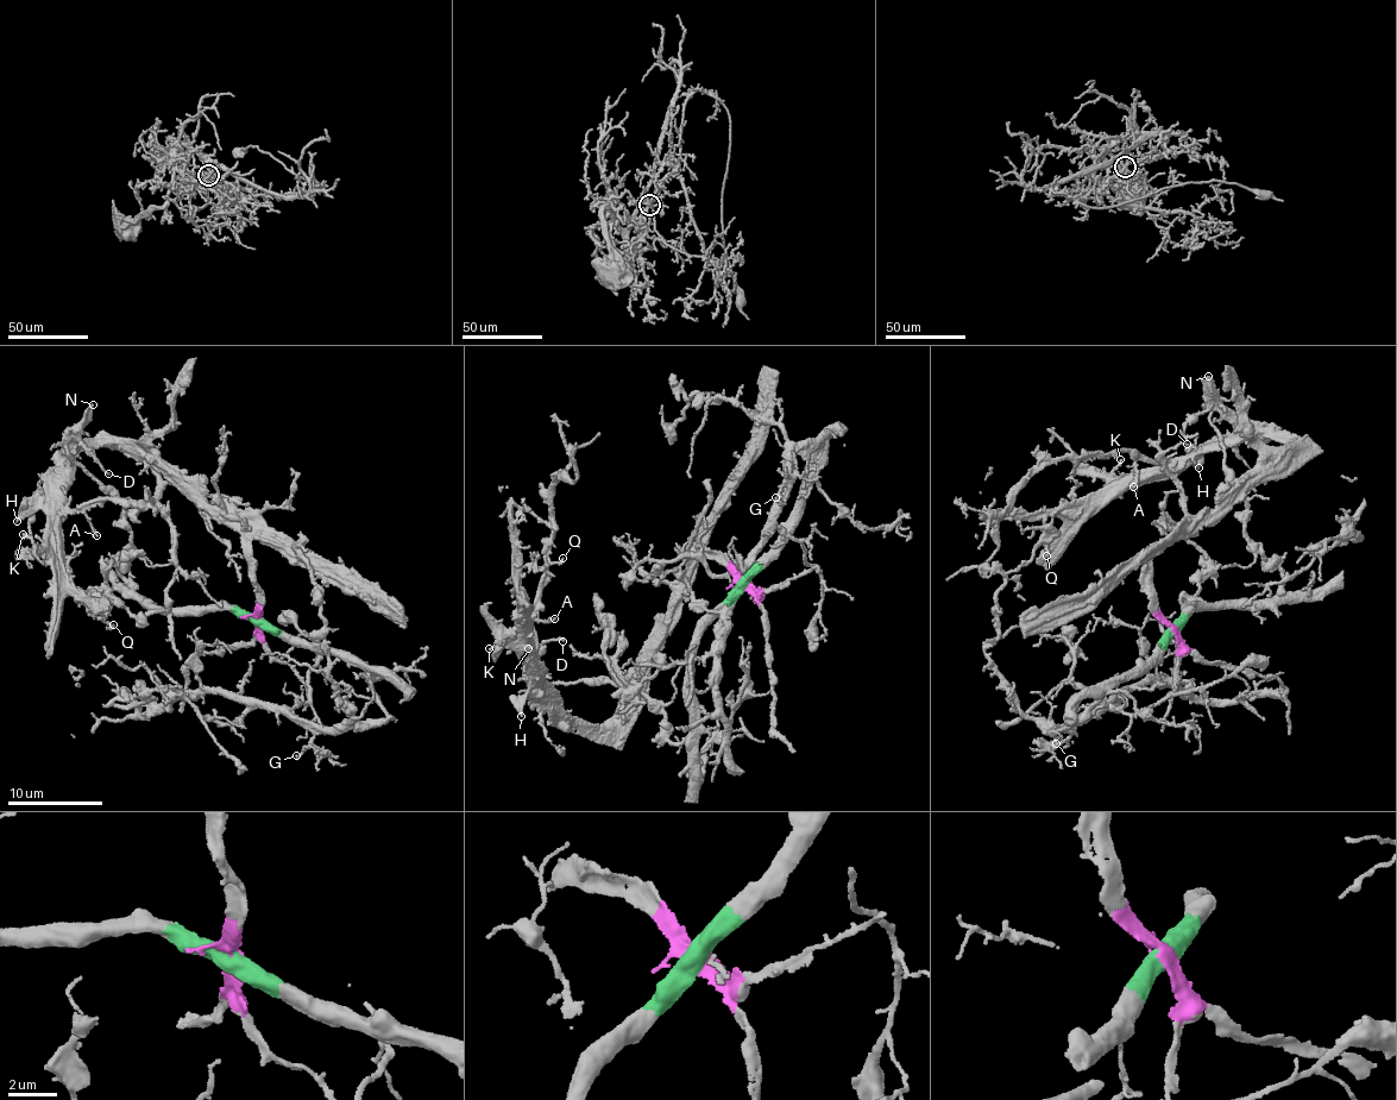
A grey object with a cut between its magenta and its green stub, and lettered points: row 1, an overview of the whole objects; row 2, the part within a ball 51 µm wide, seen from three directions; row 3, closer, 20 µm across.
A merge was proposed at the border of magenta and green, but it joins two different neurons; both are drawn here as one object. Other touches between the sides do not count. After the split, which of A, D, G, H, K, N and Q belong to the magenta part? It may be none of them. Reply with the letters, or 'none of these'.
A, D, H, K, N, Q

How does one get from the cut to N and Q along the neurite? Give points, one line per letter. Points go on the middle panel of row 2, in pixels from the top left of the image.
N: (746, 583), (687, 554), (646, 693), (608, 722), (573, 718), (528, 649)
Q: (746, 583), (687, 554), (646, 693), (599, 726), (579, 727), (534, 655), (521, 596), (521, 570), (564, 558)

